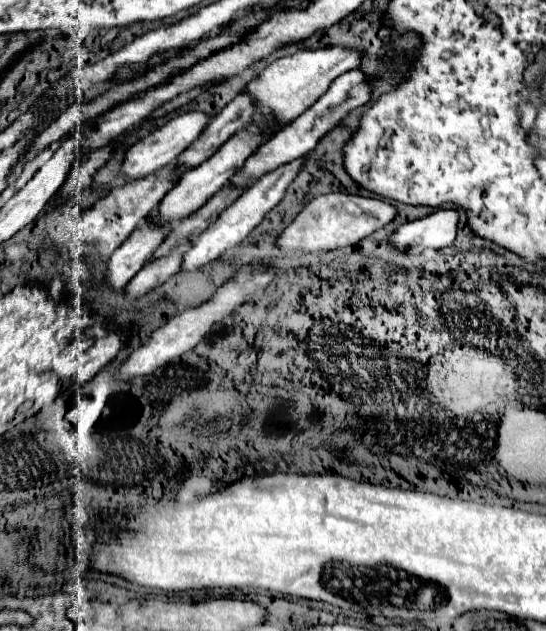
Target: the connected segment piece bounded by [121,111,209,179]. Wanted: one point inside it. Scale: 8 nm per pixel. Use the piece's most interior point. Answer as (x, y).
(159, 149)

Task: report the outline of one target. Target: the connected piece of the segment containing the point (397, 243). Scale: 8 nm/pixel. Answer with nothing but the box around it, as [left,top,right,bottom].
[387,211,457,255]

